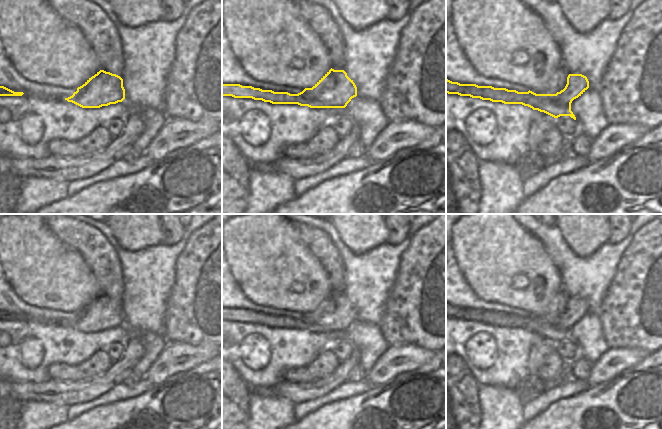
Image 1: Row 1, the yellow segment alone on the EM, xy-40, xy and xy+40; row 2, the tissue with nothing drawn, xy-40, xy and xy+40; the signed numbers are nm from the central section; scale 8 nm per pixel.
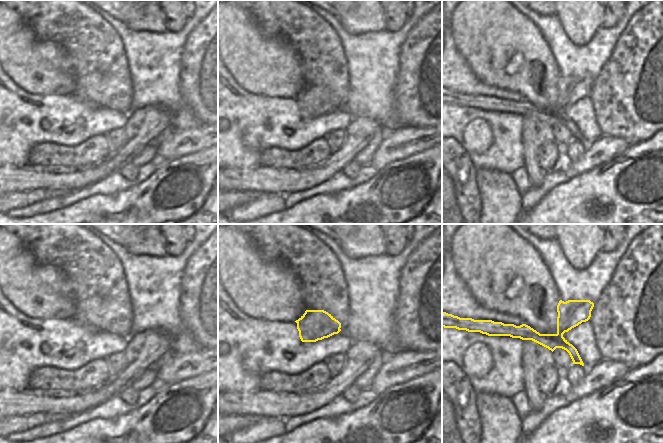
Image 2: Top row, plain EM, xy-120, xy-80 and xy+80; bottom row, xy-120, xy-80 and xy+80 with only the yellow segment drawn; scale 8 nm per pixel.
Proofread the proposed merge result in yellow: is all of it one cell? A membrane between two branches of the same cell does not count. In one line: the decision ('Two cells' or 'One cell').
Two cells

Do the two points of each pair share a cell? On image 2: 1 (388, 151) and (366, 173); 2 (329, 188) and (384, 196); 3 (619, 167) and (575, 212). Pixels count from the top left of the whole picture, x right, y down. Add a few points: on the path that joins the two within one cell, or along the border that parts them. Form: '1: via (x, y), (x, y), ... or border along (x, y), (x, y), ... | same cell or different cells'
1: border along (371, 163), (378, 170) | different cells
2: border along (363, 183), (331, 193), (318, 194) | different cells
3: via (607, 179), (584, 200) | same cell

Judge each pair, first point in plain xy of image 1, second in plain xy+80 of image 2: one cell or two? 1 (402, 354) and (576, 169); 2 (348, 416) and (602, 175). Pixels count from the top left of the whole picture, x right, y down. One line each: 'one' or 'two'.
1: one
2: one

